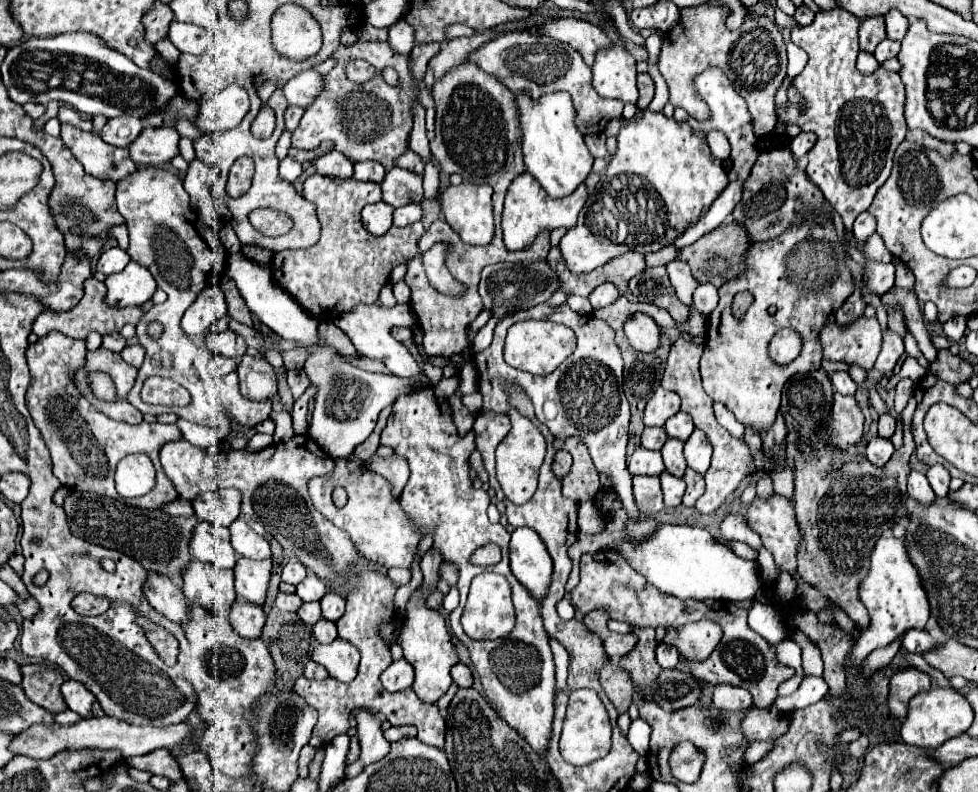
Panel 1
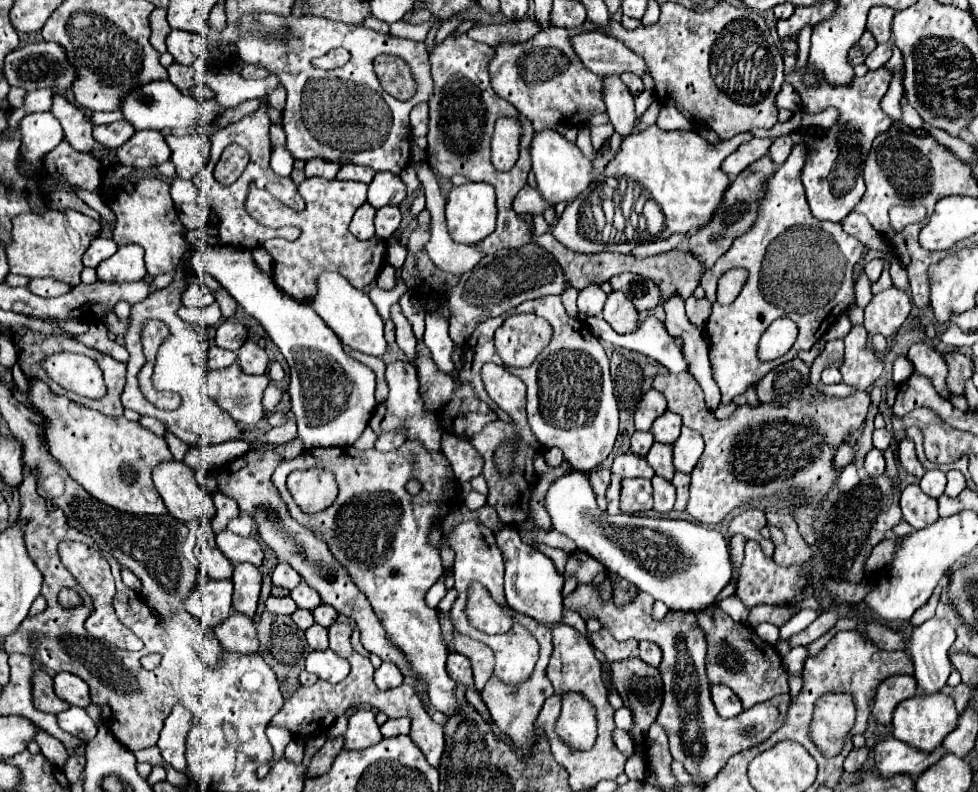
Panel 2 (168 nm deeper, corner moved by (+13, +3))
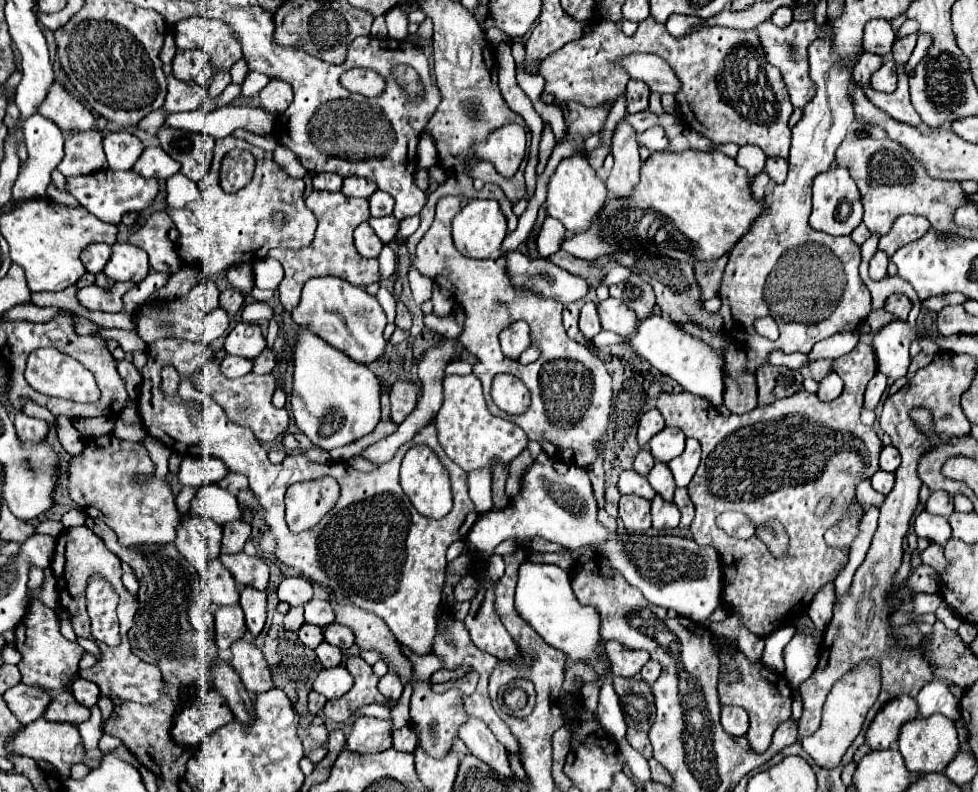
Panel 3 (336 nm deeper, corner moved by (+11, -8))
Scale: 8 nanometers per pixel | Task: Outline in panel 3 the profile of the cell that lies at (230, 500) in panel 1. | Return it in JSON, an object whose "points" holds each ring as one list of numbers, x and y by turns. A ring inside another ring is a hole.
{"points":[[232,521,224,525,222,553,240,553,250,537,250,525,246,521]]}

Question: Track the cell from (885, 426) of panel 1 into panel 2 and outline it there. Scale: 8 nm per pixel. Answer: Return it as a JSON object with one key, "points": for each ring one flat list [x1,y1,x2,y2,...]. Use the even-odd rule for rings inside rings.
{"points":[[876,428,874,434,872,434,874,448,878,448,878,450,886,450,888,444,890,444,890,440,892,440,892,436,890,436,890,432,886,428]]}

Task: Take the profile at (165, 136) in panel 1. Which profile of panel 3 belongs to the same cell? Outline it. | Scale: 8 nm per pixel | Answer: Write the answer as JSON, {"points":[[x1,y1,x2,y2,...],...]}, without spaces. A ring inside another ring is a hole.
{"points":[[146,147,138,163,134,165,134,171,140,173,142,177,154,177,164,181,178,173,180,165,162,147]]}

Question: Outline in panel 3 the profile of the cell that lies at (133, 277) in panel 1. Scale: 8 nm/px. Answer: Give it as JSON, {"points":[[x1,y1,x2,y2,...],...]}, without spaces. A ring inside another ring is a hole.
{"points":[[114,243,110,263,106,263,104,273,114,281,134,281,140,283,150,271,148,255,144,249,132,243]]}

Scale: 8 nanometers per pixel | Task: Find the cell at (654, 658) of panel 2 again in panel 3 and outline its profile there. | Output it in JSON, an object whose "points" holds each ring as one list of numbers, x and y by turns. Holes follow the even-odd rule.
{"points":[[648,661,644,667,642,667,642,671,640,671,640,677,648,683,648,685,652,685,656,679,658,679,658,675,660,675,660,663,658,661]]}

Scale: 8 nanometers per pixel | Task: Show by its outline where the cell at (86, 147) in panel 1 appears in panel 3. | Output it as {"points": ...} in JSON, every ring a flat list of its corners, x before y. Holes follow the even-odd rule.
{"points":[[58,81,50,85,46,99,38,107,38,113,52,119,64,133,86,131,94,125,92,113]]}

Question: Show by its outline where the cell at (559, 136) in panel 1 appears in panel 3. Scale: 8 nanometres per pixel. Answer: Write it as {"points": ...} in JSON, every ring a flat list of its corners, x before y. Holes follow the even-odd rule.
{"points":[[572,155,562,159,548,185,548,199,546,199,548,215,558,219,570,235,576,235,590,229,598,213,602,211,604,201,606,201,606,185,590,167,588,159,584,155]]}

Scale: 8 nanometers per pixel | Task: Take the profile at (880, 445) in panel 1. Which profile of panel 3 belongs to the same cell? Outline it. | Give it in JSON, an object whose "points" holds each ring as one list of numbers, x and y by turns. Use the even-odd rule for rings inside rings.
{"points":[[878,471,874,477,872,477,872,487,882,493,882,495,888,495,890,489,894,487,894,473,888,473,888,471]]}

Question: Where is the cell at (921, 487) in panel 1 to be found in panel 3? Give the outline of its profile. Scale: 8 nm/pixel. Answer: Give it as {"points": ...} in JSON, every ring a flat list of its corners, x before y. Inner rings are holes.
{"points":[[922,511,916,517,914,529,916,529,916,535,918,537,924,537,930,543,938,543,938,545,944,545,952,537,952,529,950,529,948,519,938,517,938,515,932,515,928,511]]}

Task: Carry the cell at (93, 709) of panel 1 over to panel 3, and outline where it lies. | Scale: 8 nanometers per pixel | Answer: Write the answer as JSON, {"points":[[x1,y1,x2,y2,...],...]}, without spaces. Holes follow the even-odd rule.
{"points":[[76,679,72,681,72,695,74,699,84,705,84,707,92,707,98,703,98,697,100,697,100,691,98,691,98,685,88,681,88,679]]}

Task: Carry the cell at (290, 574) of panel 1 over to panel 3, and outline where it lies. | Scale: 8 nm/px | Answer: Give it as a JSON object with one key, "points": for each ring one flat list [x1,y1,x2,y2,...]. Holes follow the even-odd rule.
{"points":[[286,577,278,587,278,599,286,601,292,607,306,605,312,599,314,591,306,577]]}

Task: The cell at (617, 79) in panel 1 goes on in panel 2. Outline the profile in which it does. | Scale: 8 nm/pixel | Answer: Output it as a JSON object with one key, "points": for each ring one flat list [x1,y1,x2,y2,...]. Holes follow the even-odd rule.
{"points":[[602,76,602,80,604,80,604,104,610,122,614,124,616,132,628,136,632,132,632,124,636,118,634,96,628,92,628,88,624,88,620,76]]}

